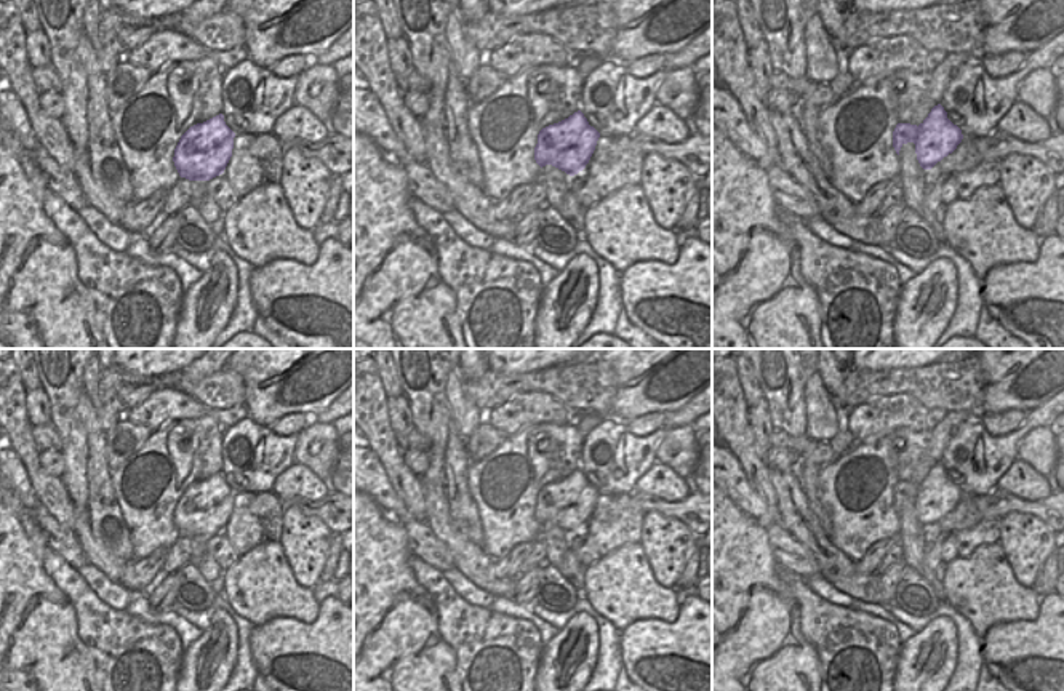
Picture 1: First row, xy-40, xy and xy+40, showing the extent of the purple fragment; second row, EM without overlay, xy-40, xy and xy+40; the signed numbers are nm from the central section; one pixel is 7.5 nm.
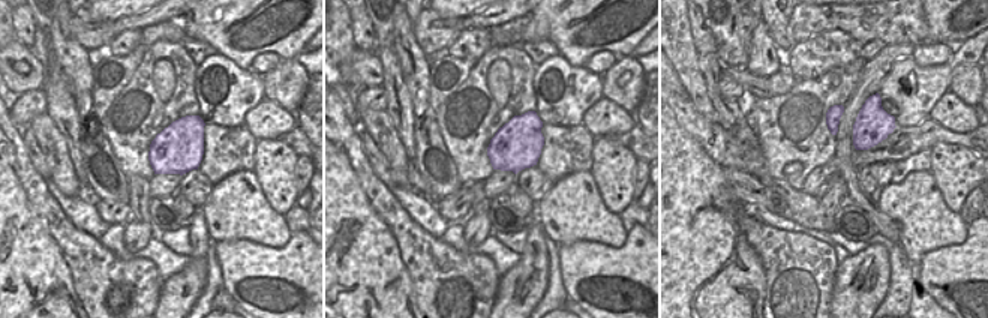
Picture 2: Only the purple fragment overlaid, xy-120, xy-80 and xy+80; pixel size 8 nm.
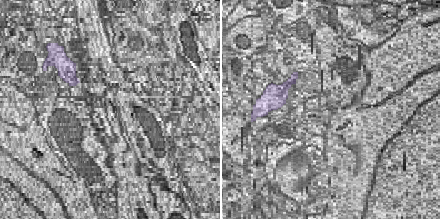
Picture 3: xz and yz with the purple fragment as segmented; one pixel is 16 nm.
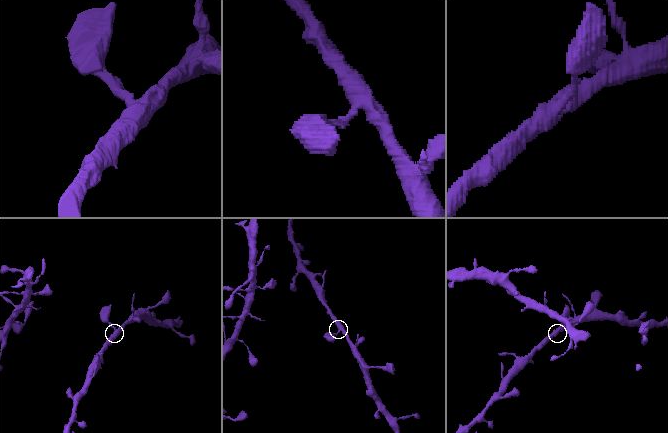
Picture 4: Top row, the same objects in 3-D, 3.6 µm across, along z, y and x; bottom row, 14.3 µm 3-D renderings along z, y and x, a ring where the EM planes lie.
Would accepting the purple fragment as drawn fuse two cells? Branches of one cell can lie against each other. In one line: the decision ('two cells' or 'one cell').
one cell

